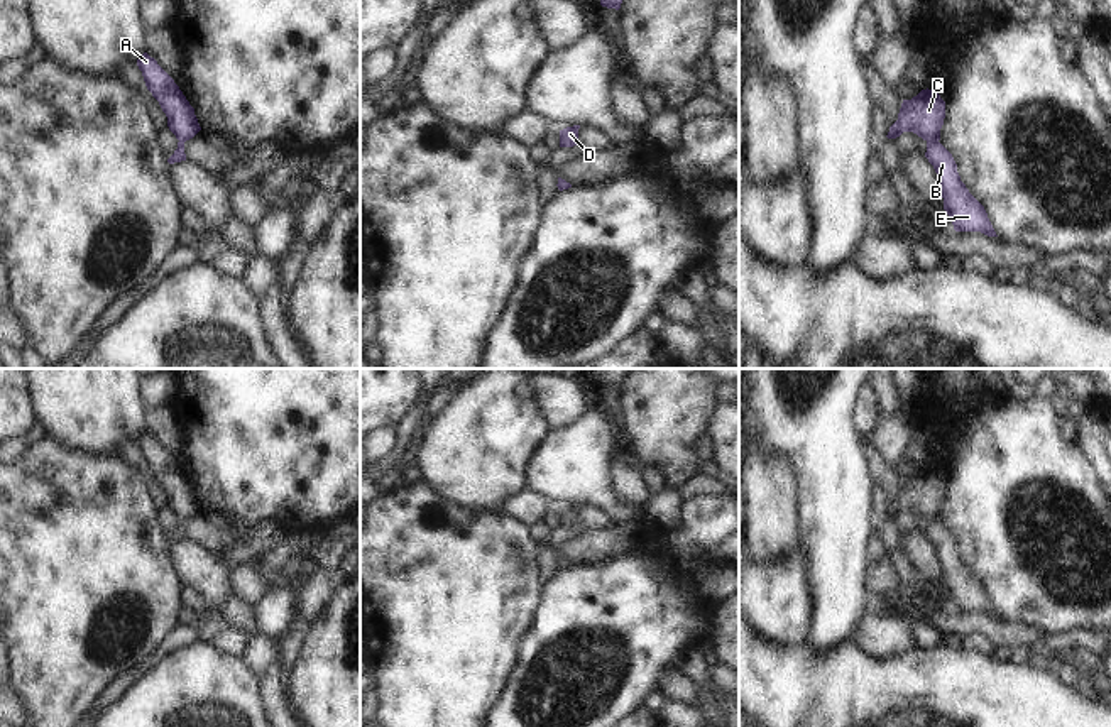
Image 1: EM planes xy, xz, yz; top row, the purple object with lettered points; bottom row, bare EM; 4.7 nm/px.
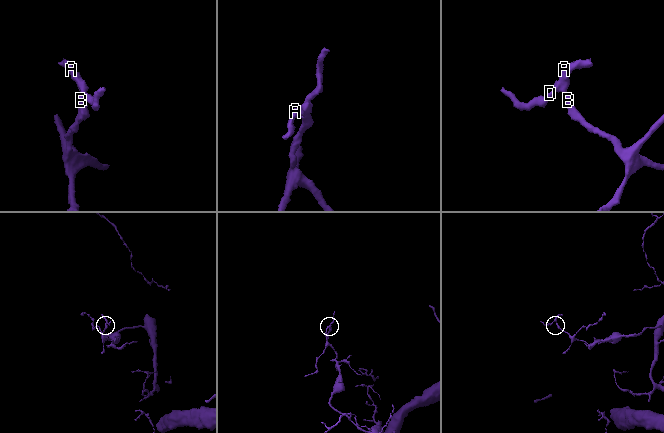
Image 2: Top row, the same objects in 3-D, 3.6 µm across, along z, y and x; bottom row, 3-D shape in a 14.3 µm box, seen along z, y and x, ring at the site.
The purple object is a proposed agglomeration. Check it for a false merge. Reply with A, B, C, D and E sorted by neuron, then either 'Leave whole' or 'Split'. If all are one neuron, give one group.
Groups: A B C D E. Leave whole

